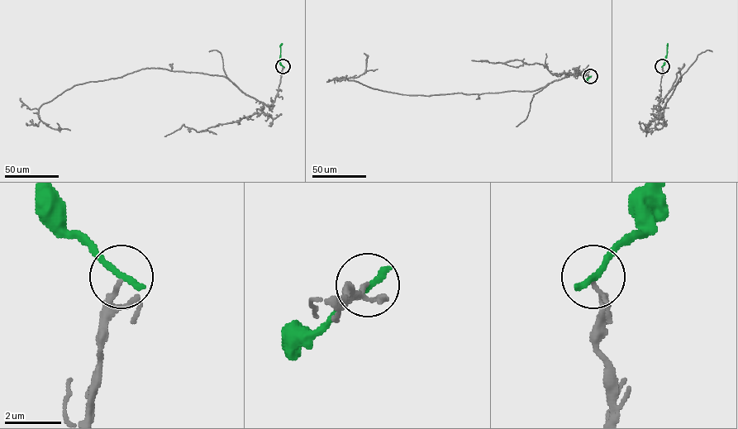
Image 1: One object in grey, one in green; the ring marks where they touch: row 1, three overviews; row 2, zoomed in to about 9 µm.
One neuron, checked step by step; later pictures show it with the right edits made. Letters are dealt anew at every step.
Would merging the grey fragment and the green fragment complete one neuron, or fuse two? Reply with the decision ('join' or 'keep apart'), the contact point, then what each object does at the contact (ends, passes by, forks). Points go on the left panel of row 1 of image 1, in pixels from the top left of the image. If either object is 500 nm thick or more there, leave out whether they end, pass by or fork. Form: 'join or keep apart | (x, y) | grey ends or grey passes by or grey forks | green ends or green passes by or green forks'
keep apart | (283, 66) | grey ends | green ends

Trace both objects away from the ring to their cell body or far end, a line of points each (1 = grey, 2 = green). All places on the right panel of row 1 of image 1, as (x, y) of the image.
1: (662, 67), (659, 106), (674, 81), (678, 68), (681, 77), (664, 107), (663, 126), (642, 130), (639, 123)
2: (662, 66), (668, 43)

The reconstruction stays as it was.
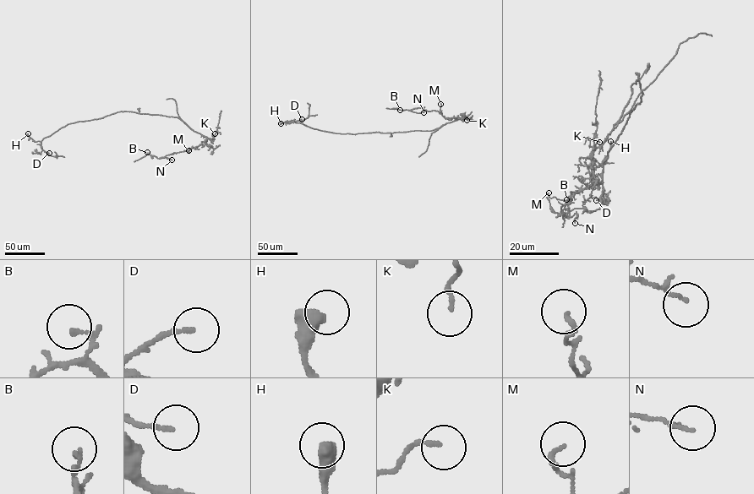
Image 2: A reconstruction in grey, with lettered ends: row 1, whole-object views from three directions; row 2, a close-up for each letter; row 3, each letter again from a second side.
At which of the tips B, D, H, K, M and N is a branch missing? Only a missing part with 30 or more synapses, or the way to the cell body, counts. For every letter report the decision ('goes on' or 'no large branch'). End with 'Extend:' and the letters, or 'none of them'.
B: no large branch
D: no large branch
H: no large branch
K: no large branch
M: no large branch
N: no large branch
Extend: none of them

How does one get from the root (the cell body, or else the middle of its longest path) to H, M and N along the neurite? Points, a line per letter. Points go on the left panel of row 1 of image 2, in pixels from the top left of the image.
H: (147, 114), (121, 111), (69, 123), (40, 142), (35, 142), (28, 133)
M: (147, 114), (177, 117), (205, 137), (204, 144), (191, 148), (188, 153), (188, 150)
N: (147, 114), (177, 117), (206, 138), (204, 144), (158, 158), (172, 160)

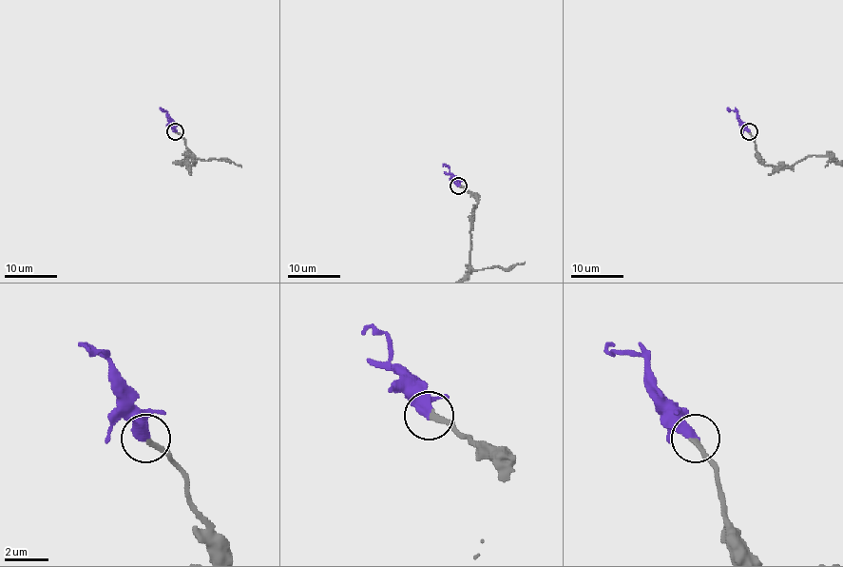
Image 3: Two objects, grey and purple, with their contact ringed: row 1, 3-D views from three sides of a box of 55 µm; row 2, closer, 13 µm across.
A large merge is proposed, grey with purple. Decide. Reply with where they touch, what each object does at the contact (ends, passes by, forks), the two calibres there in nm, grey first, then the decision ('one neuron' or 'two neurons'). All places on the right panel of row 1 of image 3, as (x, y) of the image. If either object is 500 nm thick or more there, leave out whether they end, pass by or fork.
(749, 131) | grey ends | purple ends | 240/480 nm | one neuron

